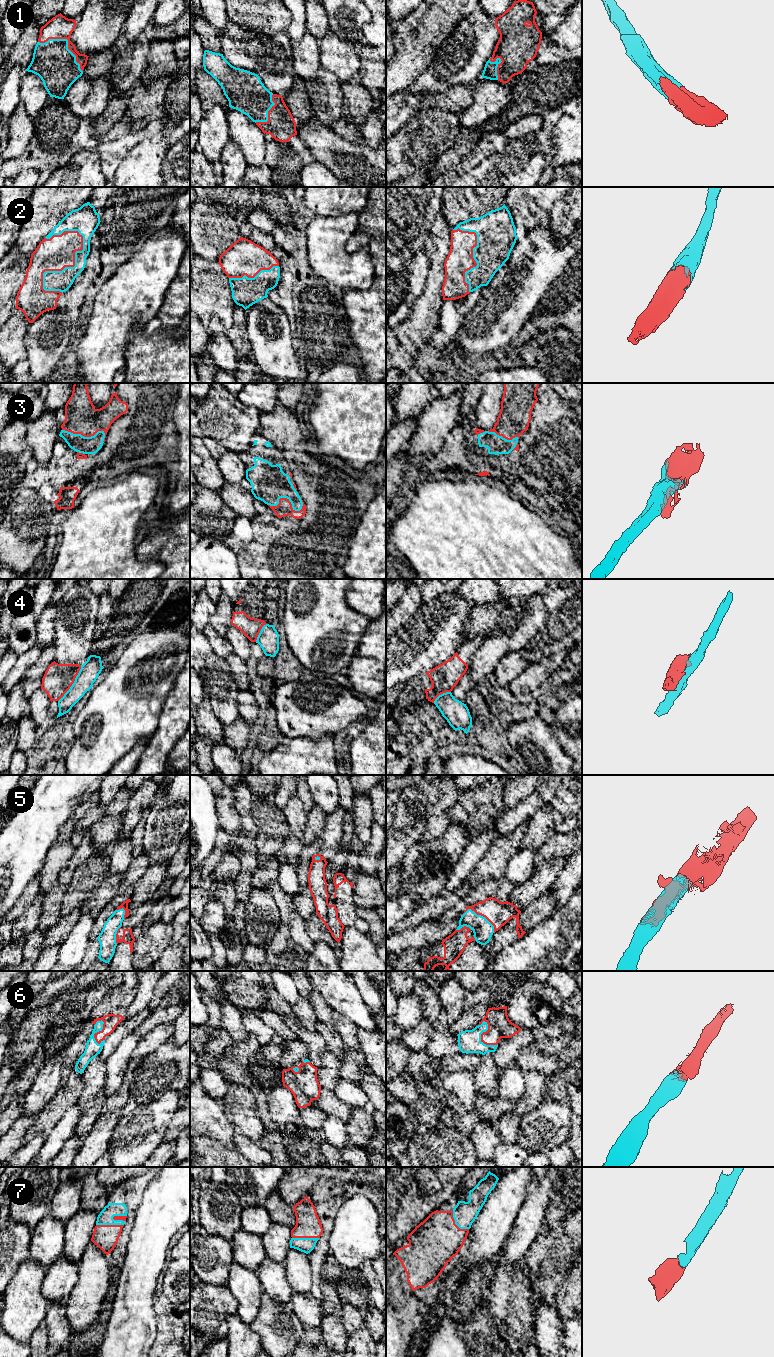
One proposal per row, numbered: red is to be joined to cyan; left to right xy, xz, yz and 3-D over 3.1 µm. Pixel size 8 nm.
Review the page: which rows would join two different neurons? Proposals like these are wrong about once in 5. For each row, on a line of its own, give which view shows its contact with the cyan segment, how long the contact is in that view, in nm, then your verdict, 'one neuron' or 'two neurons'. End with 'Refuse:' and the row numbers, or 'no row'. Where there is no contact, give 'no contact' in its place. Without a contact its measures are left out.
1: meets cyan in xy; contact 440 nm long; one neuron
2: meets cyan in xy; contact 550 nm long; one neuron
3: meets cyan in xz; contact 280 nm long; one neuron
4: meets cyan in xy; contact 340 nm long; two neurons
5: meets cyan in yz; contact 300 nm long; one neuron
6: meets cyan in xy; contact 200 nm long; one neuron
7: meets cyan in xy; contact 220 nm long; one neuron
Refuse: 4

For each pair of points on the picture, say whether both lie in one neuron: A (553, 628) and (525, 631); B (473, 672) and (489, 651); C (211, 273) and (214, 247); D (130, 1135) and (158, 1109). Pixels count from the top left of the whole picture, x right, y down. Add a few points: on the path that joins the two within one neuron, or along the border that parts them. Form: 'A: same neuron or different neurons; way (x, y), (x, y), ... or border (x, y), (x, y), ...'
A: different neurons; border (549, 615), (539, 634)
B: same neuron; way (478, 667), (488, 656)
C: different neurons; border (201, 257), (217, 263)
D: same neuron; way (137, 1130), (151, 1116)

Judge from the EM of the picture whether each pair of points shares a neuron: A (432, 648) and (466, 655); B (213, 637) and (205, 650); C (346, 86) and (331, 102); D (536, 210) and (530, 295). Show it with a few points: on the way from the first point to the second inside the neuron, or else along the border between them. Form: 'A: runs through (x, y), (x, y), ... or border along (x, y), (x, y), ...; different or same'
A: border along (461, 645), (456, 651); different
B: border along (201, 631), (213, 652); different
C: border along (340, 81), (343, 95), (342, 115); different
D: border along (548, 218), (527, 232); different

